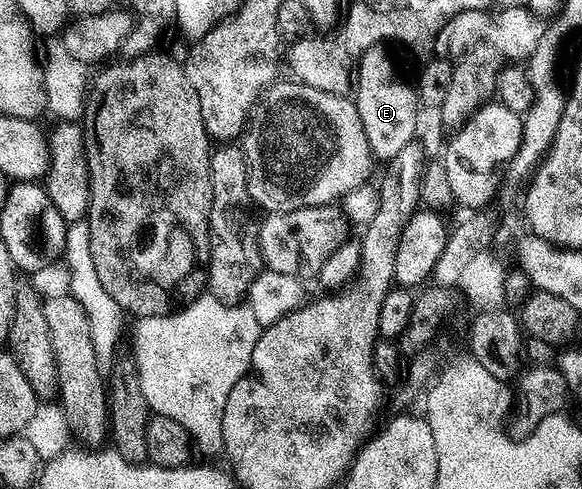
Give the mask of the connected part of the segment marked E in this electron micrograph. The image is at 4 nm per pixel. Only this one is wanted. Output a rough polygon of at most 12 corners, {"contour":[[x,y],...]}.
{"contour":[[386,47],[355,66],[369,152],[394,158],[416,139],[417,91]]}

